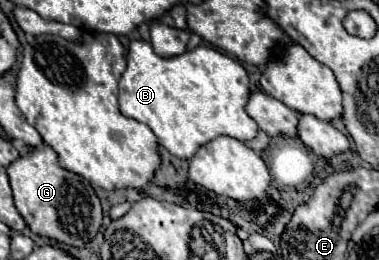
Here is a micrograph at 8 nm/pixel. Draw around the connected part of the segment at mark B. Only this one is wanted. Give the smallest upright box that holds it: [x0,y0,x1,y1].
[118,41,258,159]

